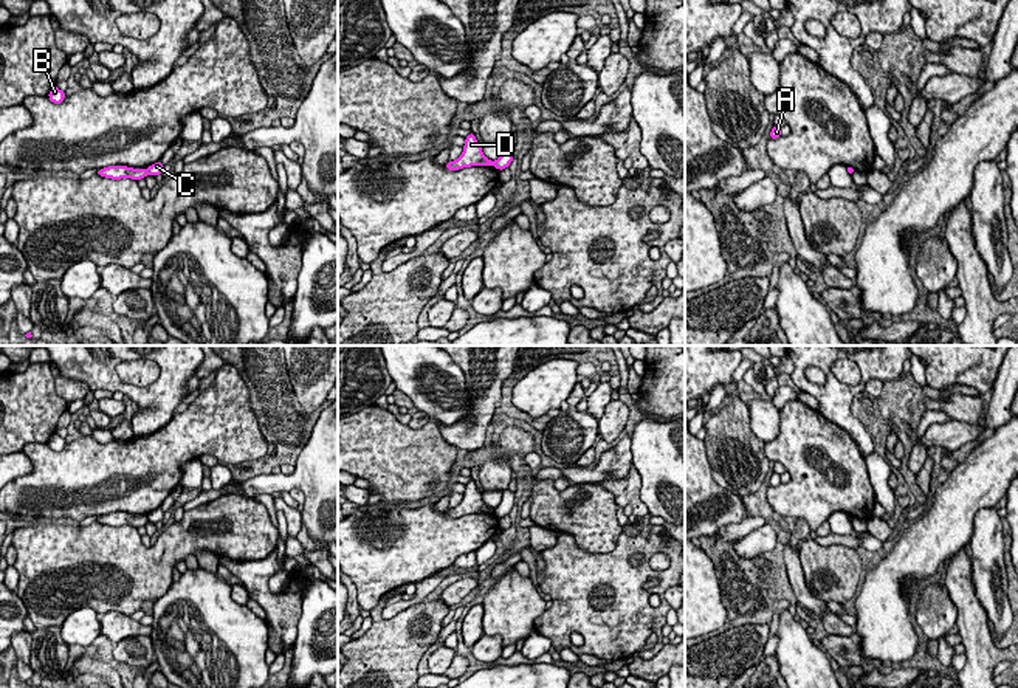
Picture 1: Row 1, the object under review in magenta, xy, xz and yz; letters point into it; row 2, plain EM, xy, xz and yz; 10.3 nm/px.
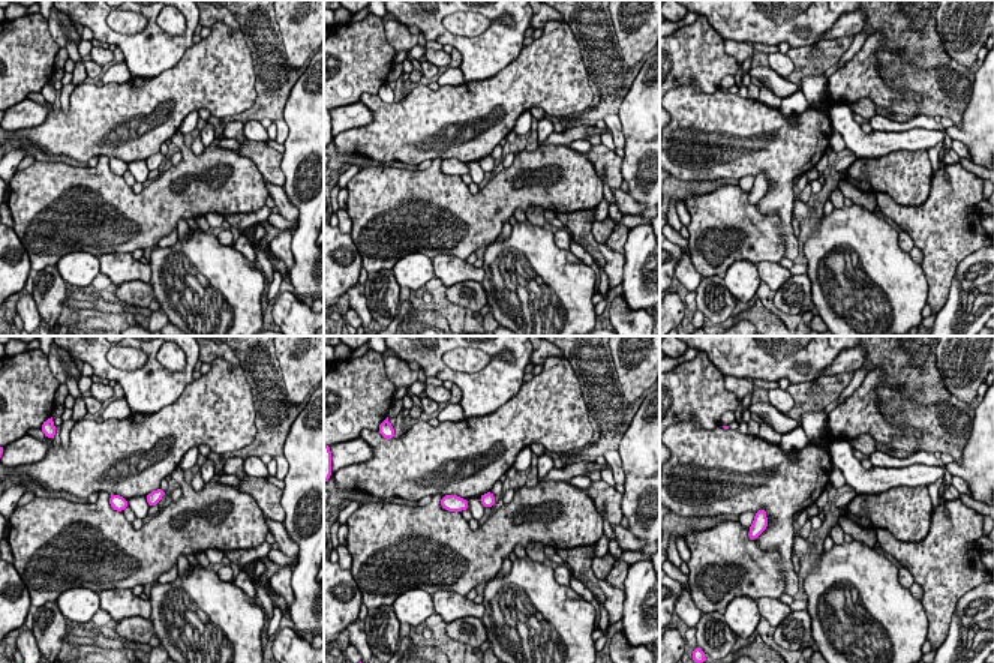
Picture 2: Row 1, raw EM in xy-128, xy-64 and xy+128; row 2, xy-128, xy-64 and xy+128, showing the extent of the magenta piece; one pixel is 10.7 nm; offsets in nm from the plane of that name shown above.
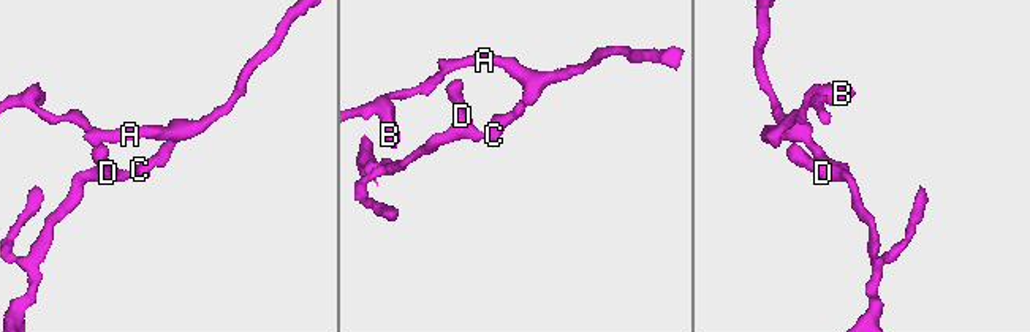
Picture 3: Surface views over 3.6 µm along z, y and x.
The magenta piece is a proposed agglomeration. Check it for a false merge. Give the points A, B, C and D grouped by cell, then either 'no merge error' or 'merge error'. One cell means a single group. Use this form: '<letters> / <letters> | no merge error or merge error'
A B C / D | merge error

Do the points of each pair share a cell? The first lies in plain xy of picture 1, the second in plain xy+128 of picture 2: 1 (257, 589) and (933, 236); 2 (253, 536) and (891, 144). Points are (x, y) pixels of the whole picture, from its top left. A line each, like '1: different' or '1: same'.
1: same
2: different

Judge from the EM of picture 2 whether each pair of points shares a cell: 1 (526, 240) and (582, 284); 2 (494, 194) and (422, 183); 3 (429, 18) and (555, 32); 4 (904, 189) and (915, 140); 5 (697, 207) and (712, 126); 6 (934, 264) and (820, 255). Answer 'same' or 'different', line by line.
1: same
2: same
3: different
4: different
5: different
6: different

